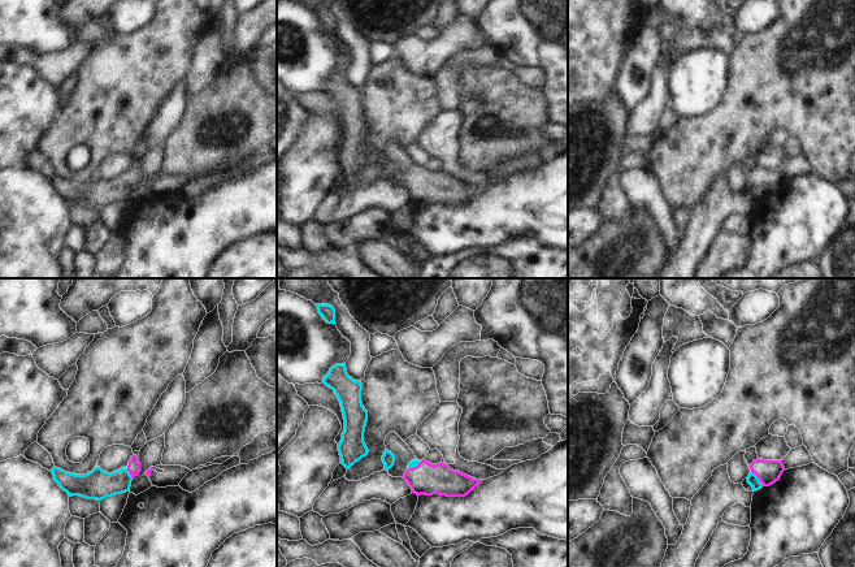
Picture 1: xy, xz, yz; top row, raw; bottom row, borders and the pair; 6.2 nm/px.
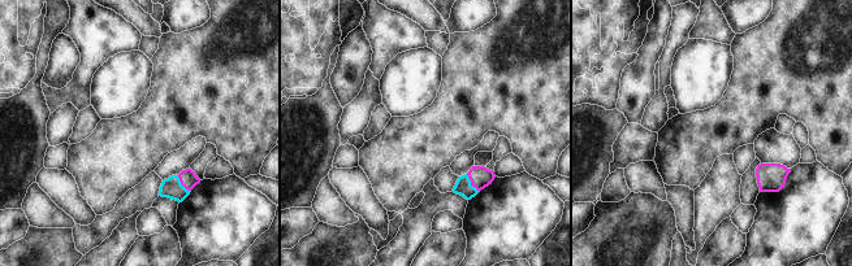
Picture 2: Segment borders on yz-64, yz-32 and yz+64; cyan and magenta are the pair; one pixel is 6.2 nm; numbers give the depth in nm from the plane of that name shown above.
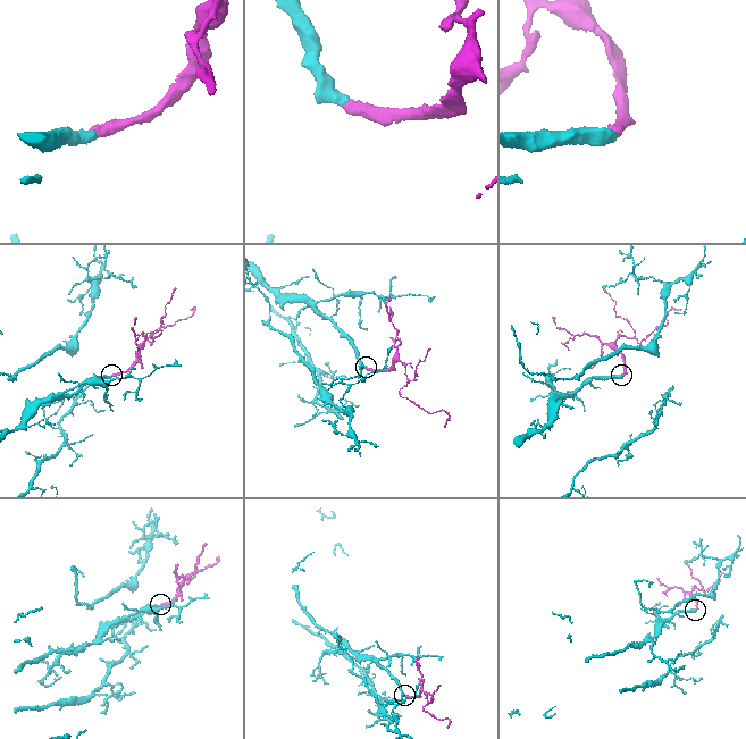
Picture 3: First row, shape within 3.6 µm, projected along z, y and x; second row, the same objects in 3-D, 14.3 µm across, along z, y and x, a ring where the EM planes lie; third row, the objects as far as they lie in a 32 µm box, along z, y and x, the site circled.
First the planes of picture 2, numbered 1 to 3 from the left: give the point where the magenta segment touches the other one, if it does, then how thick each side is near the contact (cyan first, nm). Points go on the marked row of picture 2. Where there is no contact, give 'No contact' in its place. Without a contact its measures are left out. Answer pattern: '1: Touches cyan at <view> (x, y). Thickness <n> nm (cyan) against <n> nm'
1: Touches cyan at yz-64 (181, 184). Thickness 130 nm (cyan) against 110 nm
2: Touches cyan at yz-32 (470, 183). Thickness 100 nm (cyan) against 140 nm
3: No contact

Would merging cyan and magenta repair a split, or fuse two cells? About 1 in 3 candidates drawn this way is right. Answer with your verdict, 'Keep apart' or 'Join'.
Join

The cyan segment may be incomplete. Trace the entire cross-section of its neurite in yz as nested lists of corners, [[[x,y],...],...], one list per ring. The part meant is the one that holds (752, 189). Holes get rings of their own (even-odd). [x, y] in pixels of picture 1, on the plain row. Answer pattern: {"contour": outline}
{"contour": [[[759,166],[748,176],[751,181],[747,185],[747,191],[752,195],[752,200],[774,192],[785,179],[782,169],[763,169]]]}

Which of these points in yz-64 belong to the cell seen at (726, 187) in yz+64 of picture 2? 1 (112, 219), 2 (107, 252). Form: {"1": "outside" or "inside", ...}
{"1": "outside", "2": "inside"}

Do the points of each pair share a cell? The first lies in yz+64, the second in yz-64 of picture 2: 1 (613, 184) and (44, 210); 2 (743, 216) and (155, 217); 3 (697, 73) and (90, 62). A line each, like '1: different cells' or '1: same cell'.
1: same cell
2: same cell
3: different cells

